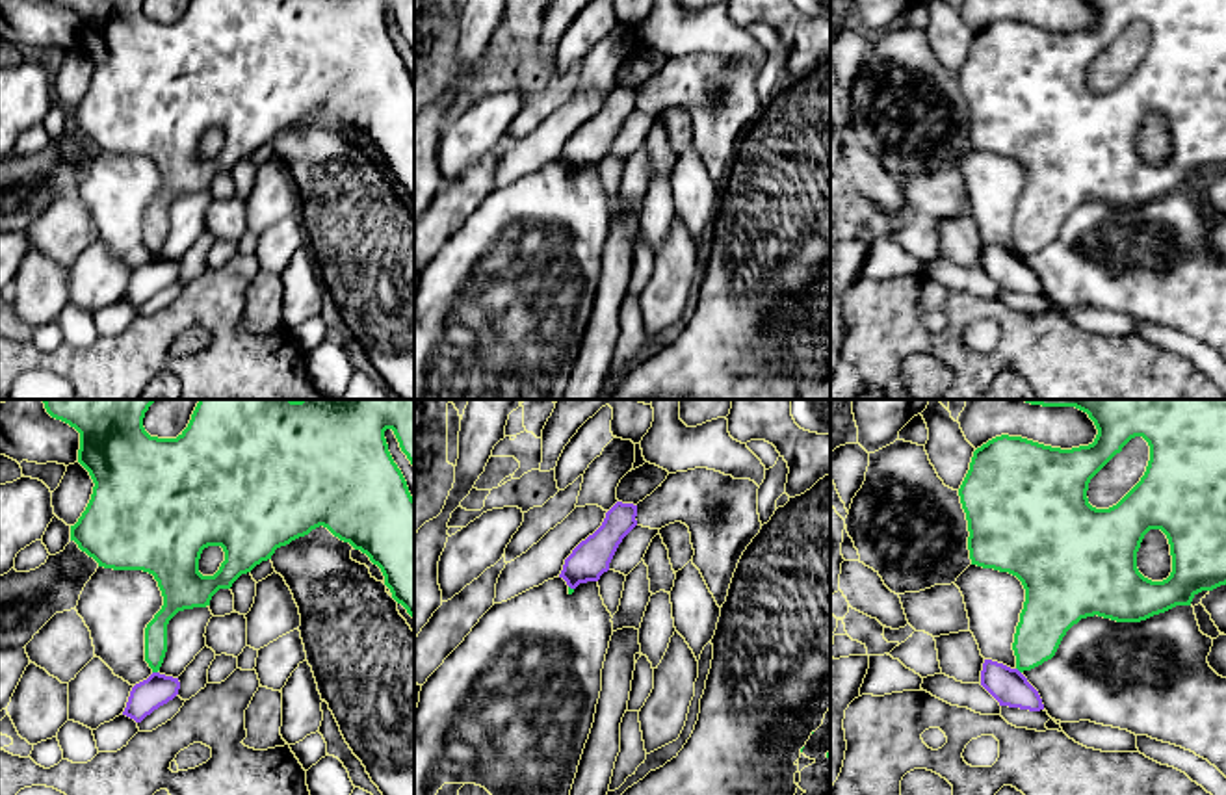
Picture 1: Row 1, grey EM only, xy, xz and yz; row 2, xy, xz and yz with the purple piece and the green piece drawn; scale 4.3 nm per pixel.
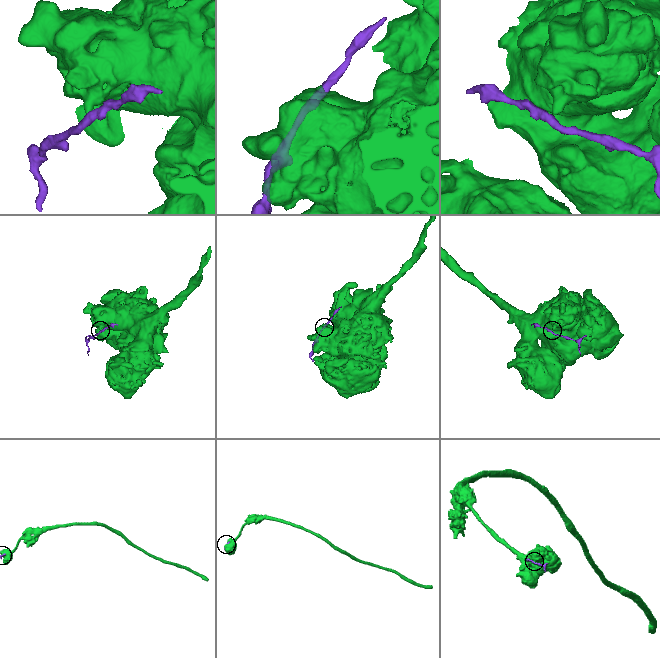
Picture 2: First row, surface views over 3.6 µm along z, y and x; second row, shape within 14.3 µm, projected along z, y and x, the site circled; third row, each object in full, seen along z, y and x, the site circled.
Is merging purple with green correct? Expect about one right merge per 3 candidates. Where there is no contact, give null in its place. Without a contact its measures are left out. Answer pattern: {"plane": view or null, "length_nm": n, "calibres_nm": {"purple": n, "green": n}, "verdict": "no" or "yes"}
{"plane": "xy", "length_nm": 30, "calibres_nm": {"purple": 140, "green": 100}, "verdict": "no"}

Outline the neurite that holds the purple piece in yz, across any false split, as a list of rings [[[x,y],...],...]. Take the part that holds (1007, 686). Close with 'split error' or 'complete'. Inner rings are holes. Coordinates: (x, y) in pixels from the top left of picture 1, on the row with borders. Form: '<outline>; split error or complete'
[[[985,659],[981,671],[981,685],[999,702],[999,706],[1029,711],[1044,710],[1038,691],[1018,669]]]; complete

